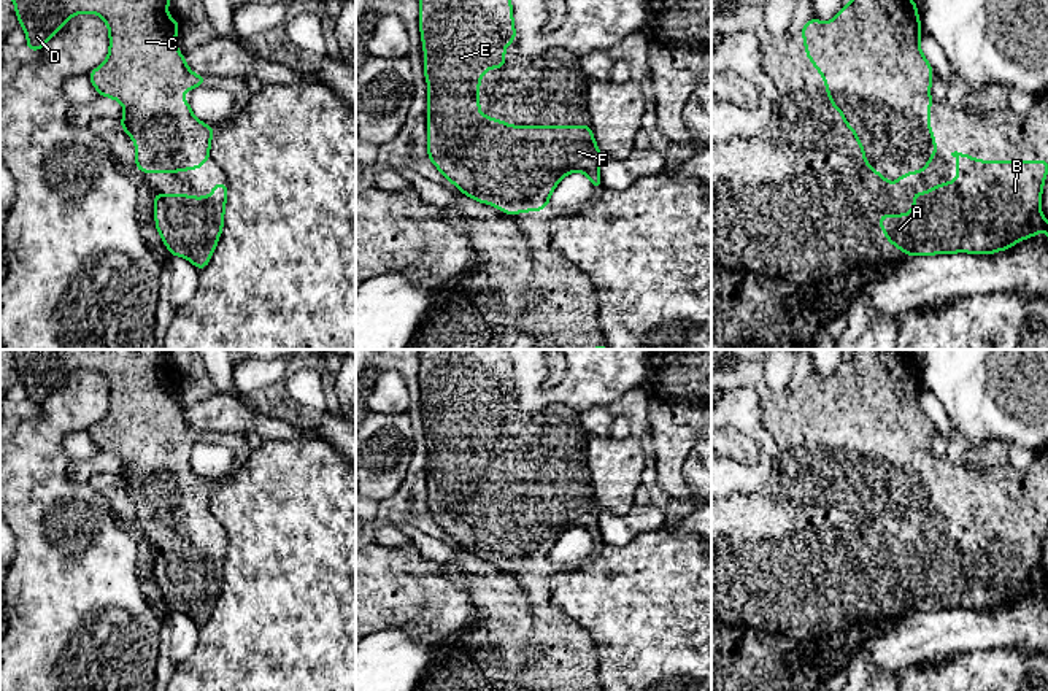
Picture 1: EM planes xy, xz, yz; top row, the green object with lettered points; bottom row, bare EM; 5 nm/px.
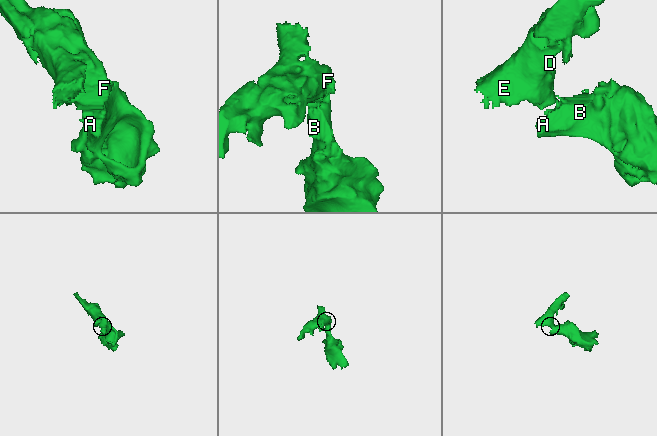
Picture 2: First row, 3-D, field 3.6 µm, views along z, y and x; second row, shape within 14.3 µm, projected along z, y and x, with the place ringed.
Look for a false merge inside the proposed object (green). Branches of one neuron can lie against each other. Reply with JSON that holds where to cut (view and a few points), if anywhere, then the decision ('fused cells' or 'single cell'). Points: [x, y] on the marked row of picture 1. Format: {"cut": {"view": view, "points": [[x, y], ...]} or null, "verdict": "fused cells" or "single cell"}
{"cut": null, "verdict": "single cell"}

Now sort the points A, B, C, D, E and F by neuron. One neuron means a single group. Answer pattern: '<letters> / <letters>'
A B C D E F

